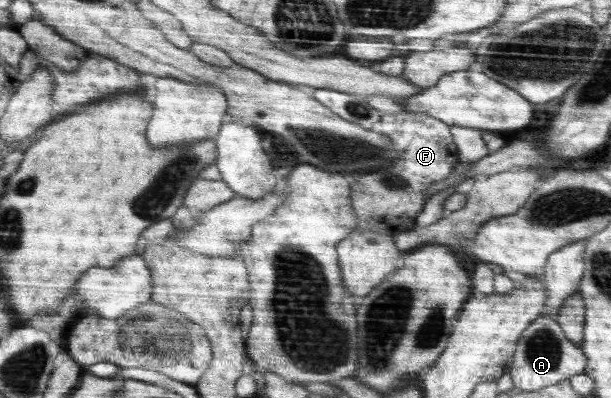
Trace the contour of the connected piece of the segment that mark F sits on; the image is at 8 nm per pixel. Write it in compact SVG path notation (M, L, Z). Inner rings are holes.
M399 112L383 115L375 131L389 137L402 157L391 162L391 166L345 175L349 180L351 201L357 215L352 231L394 237L417 227L415 219L432 196L431 187L437 183L441 185L441 181L449 178L458 165L458 147L450 127L425 114Z

